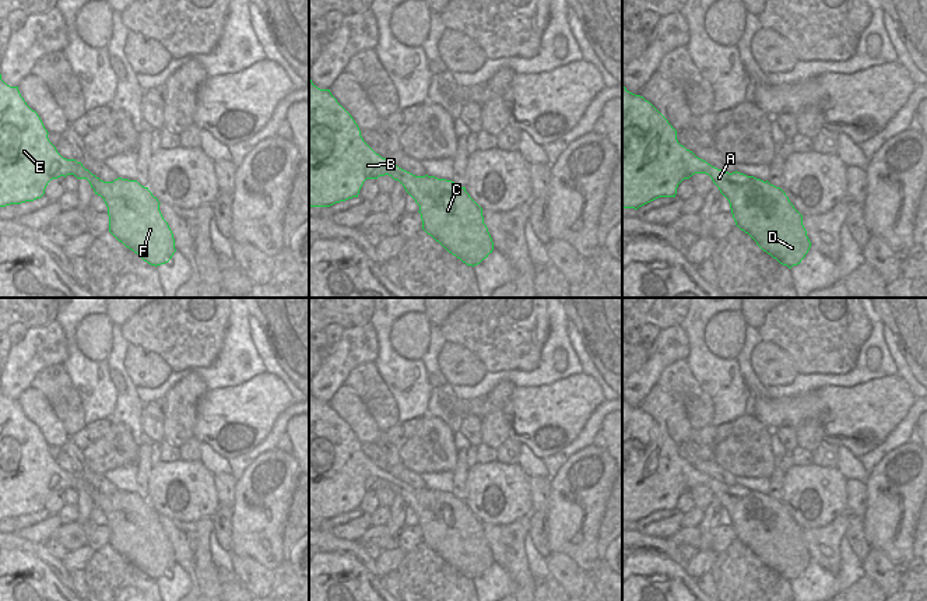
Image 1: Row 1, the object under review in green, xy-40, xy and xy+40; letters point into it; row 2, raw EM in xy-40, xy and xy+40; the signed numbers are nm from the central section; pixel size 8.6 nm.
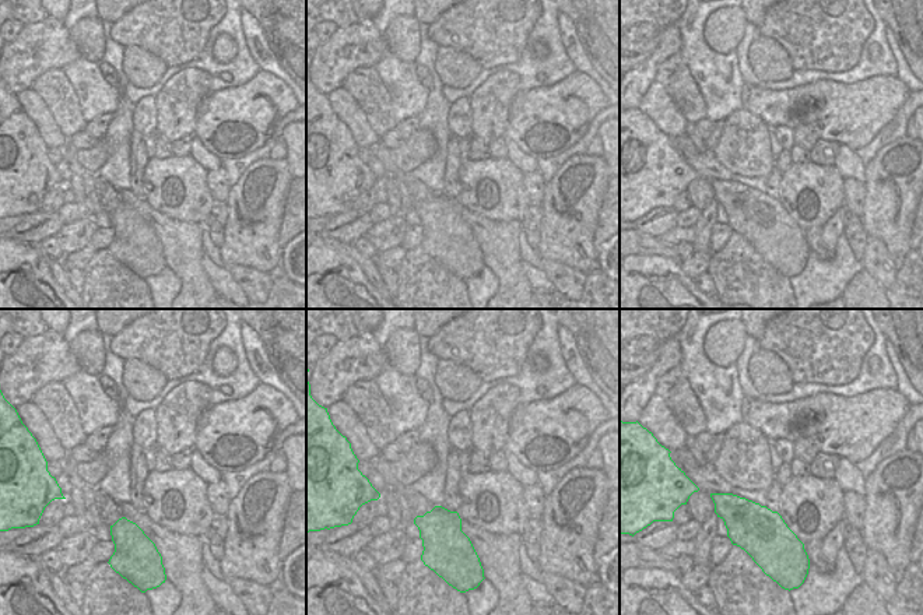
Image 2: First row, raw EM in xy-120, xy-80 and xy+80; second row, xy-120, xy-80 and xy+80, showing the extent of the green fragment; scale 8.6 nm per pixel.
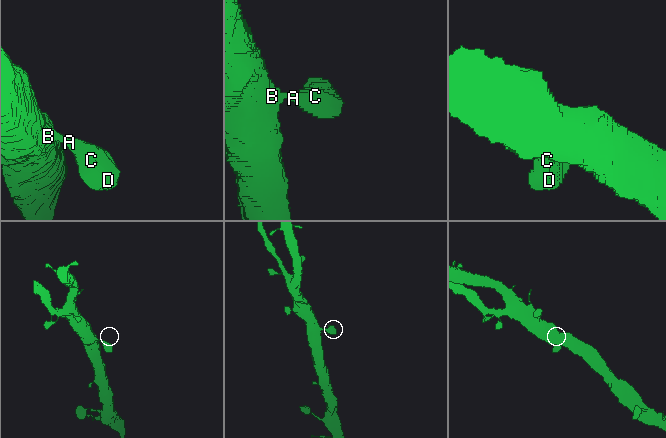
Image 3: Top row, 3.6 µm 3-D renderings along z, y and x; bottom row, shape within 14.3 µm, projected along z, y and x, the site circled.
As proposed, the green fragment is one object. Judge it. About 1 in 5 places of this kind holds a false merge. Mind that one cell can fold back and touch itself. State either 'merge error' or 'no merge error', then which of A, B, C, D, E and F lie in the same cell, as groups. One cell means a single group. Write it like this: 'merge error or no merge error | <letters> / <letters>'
no merge error | A B C D E F

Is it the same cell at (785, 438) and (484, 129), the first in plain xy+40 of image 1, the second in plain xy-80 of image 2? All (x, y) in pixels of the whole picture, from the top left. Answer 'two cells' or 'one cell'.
two cells

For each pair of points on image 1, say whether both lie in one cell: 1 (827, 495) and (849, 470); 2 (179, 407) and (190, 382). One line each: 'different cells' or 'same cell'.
1: different cells
2: same cell

